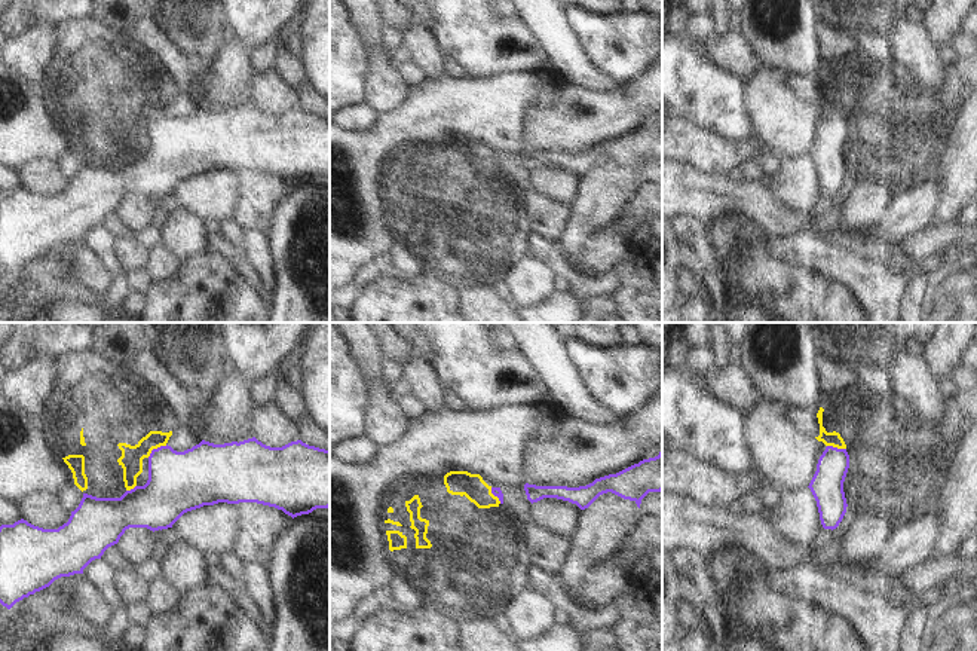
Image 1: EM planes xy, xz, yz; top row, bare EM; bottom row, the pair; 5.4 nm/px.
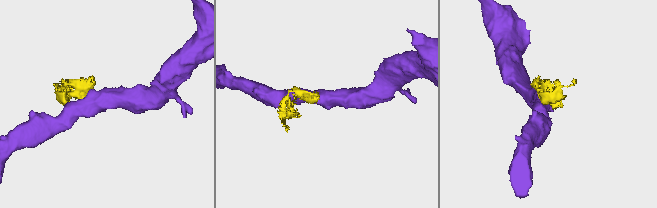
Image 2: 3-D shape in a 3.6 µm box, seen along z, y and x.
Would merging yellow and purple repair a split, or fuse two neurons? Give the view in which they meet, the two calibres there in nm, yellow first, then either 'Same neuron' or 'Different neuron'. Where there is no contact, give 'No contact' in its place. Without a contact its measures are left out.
Touches yellow in xy. Thickness 120 nm (yellow) against 340 nm. Different neuron.

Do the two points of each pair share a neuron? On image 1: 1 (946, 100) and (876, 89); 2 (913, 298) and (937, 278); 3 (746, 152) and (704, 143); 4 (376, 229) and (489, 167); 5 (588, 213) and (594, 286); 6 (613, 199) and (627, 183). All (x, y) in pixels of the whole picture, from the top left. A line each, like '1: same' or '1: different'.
1: same
2: different
3: same
4: same
5: different
6: same

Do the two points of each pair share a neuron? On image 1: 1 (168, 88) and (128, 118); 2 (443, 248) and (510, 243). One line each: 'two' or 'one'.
1: two
2: one

